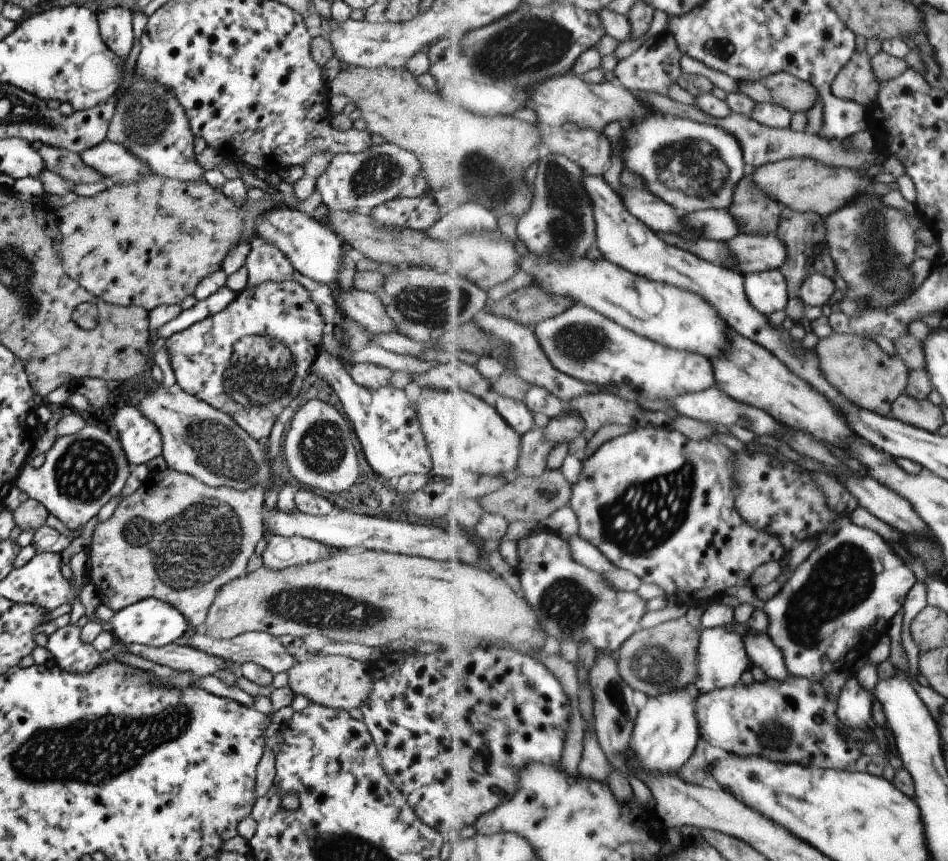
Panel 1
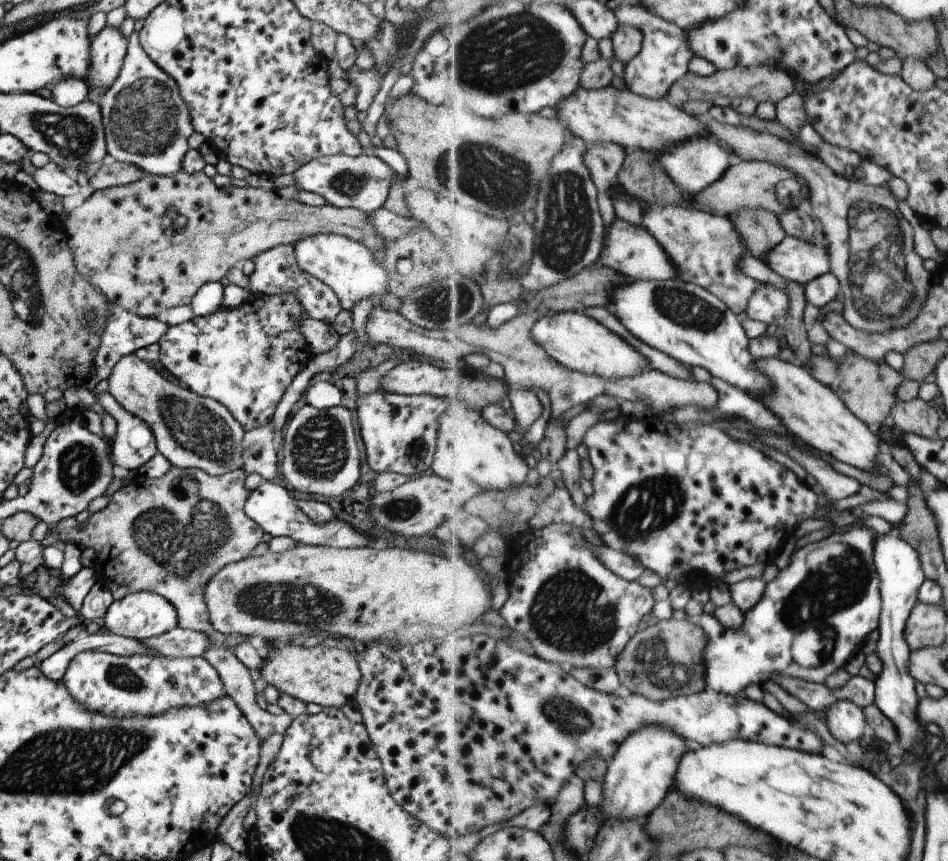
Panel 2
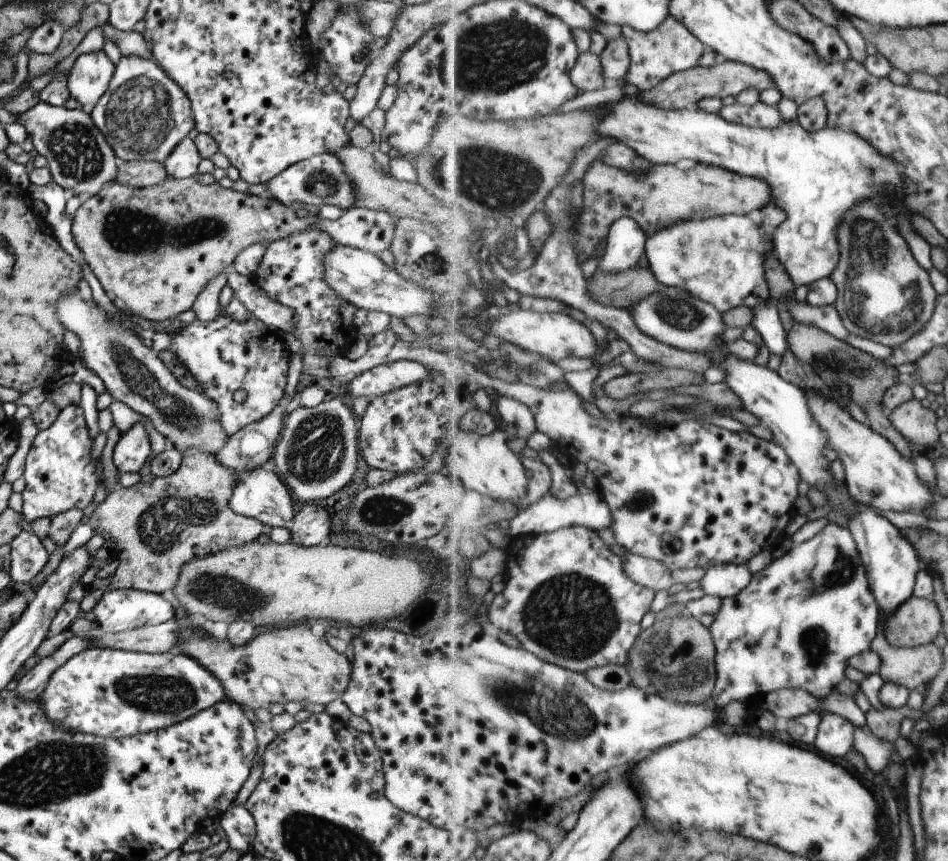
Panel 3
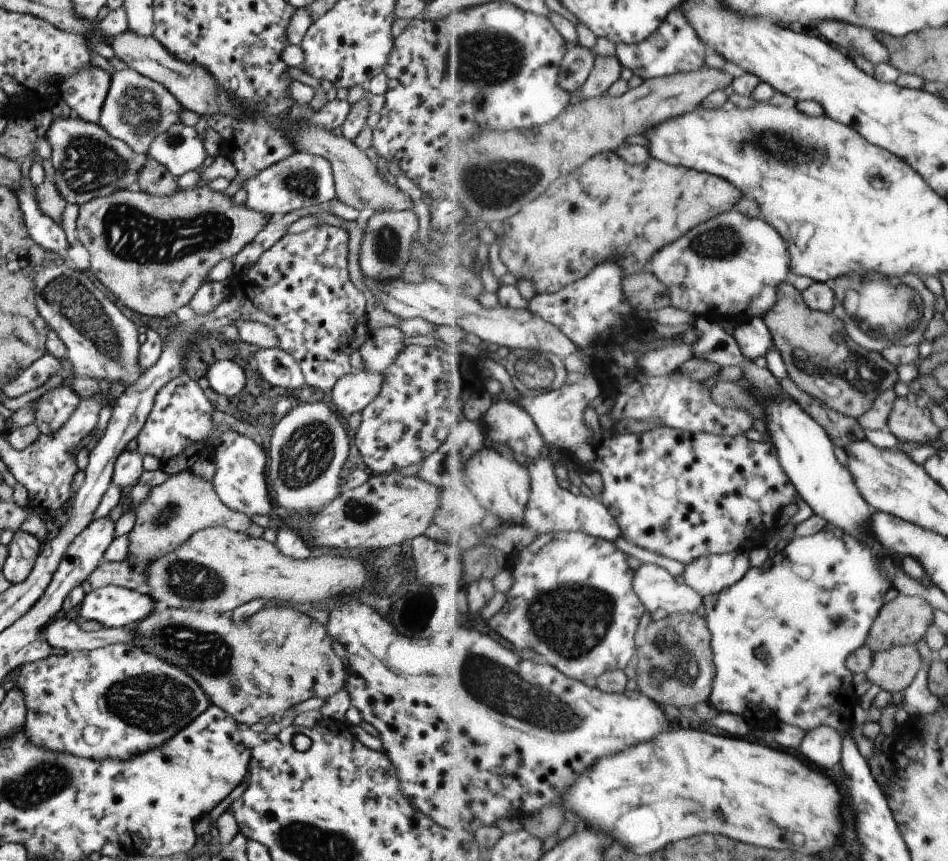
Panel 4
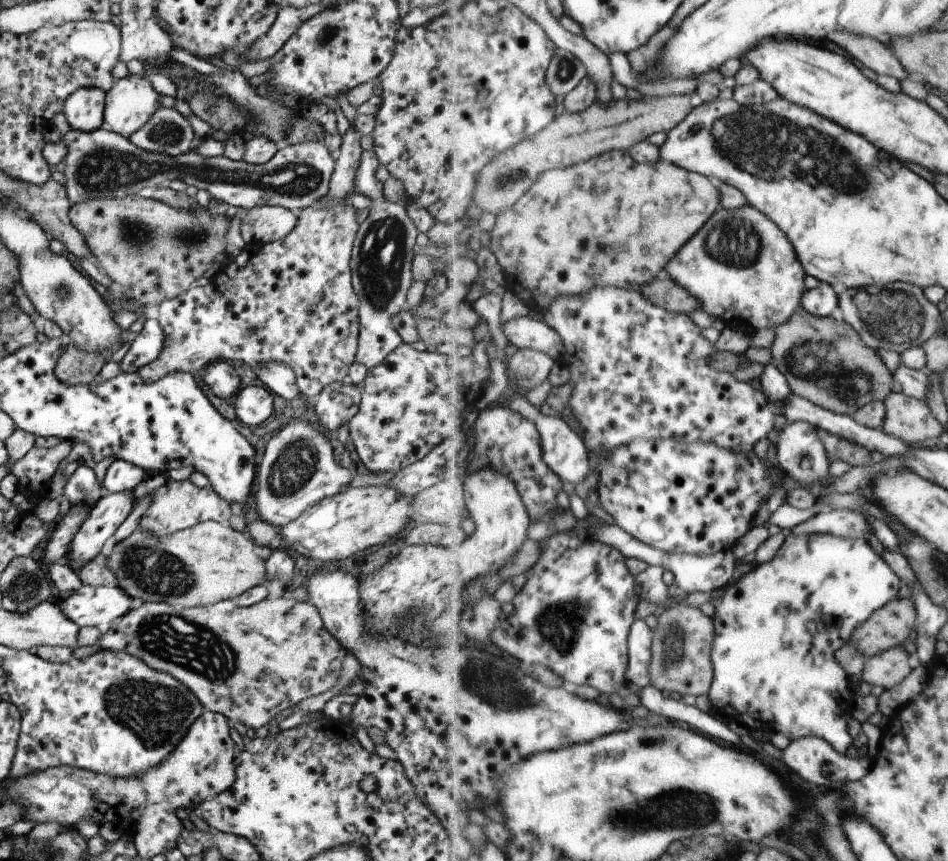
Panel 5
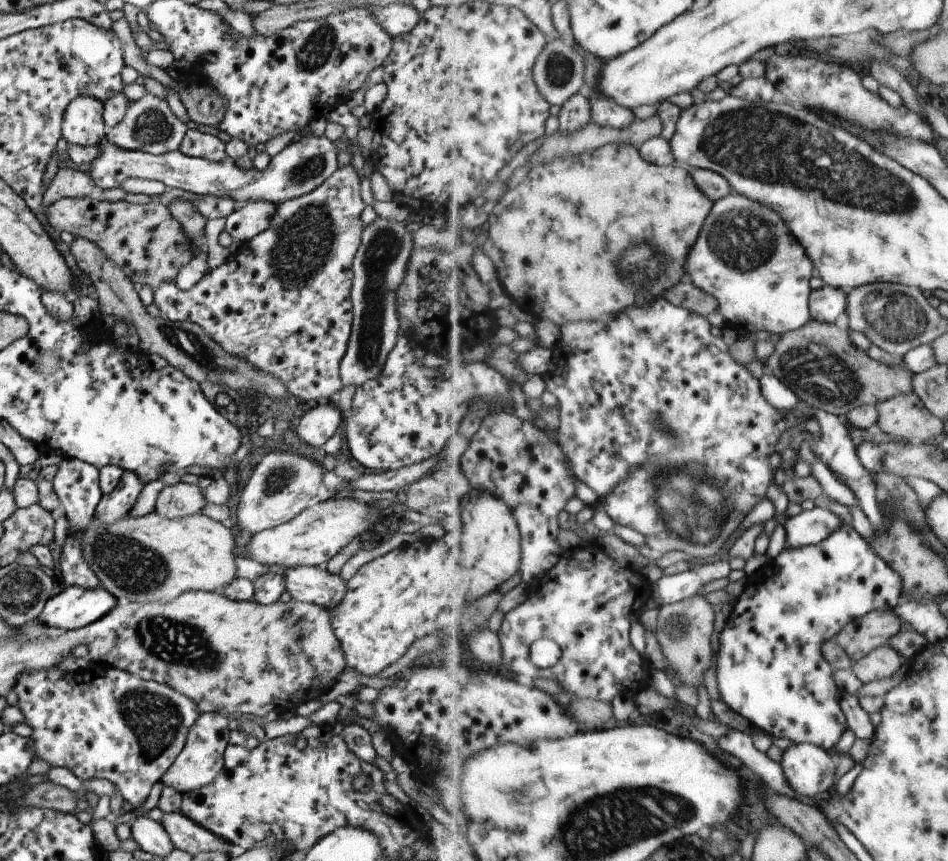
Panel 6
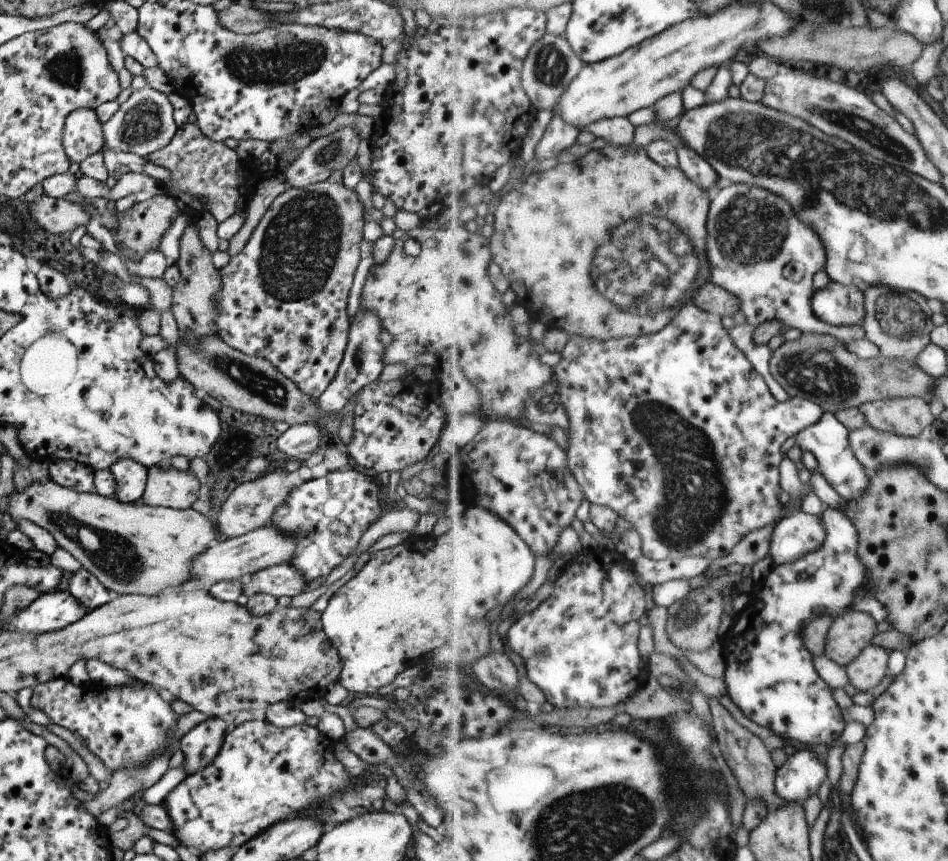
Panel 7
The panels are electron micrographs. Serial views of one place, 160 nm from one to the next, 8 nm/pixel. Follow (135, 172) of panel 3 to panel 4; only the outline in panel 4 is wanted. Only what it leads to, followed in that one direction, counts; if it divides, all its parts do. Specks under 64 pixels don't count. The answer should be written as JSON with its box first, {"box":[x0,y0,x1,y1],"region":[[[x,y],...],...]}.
{"box":[136,156,177,196],"region":[[[149,156],[138,170],[136,182],[139,191],[150,195],[167,196],[177,190],[172,174]]]}

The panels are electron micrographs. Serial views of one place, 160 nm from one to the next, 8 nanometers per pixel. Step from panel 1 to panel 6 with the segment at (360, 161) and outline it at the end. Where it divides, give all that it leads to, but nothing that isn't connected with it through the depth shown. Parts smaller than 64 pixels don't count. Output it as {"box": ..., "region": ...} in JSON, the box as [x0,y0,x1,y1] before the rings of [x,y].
{"box":[85,121,338,205],"region":[[[309,121],[307,126],[301,130],[299,140],[290,142],[284,146],[277,154],[274,154],[267,166],[263,170],[257,170],[255,167],[247,169],[235,165],[235,161],[225,156],[222,161],[210,161],[201,157],[192,157],[183,154],[181,151],[171,151],[162,155],[152,155],[143,151],[132,151],[120,149],[112,142],[104,138],[104,143],[99,142],[99,155],[89,163],[89,168],[85,173],[89,177],[98,192],[117,188],[125,179],[147,179],[150,181],[162,182],[167,188],[181,188],[185,192],[193,192],[197,195],[209,195],[212,197],[221,197],[231,199],[236,205],[243,205],[251,201],[264,200],[272,202],[274,205],[282,203],[284,200],[291,200],[301,195],[311,192],[316,186],[319,186],[337,167],[336,153],[338,149],[331,142],[325,140],[323,132],[324,121]]]}

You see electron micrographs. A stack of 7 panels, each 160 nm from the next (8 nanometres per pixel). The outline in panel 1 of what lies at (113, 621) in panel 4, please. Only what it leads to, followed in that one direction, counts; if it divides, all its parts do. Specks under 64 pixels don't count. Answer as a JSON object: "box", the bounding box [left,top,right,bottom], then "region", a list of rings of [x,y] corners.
{"box":[109,598,188,647],"region":[[[146,598],[114,612],[109,621],[109,626],[111,626],[110,632],[114,640],[119,640],[124,645],[135,643],[148,647],[162,647],[177,642],[187,630],[188,622],[170,604],[163,602],[161,599]]]}

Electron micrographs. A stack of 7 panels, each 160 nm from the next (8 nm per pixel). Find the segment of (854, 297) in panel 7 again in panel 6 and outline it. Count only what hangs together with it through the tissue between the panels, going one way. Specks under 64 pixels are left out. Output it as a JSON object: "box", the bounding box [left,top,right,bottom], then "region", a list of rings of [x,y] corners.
{"box":[809,285,848,323],"region":[[[825,285],[813,289],[809,297],[812,318],[821,322],[833,323],[848,310],[848,296],[840,288]]]}

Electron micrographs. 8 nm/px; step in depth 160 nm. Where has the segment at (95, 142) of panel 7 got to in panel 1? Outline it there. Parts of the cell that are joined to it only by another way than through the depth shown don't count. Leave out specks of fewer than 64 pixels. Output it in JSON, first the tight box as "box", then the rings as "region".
{"box":[96,5,133,60],"region":[[[119,5],[96,12],[98,31],[103,44],[124,60],[133,44],[131,16],[129,8]]]}

